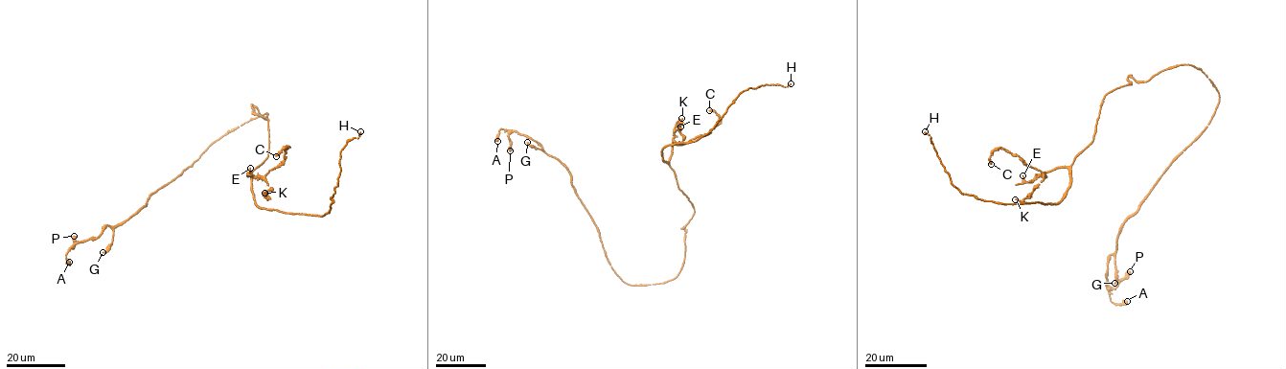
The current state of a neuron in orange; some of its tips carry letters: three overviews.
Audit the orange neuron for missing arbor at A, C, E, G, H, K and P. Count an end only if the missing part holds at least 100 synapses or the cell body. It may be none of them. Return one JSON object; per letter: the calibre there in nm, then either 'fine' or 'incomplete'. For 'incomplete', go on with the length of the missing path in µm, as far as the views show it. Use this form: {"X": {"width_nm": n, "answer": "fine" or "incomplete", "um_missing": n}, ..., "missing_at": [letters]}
{"A": {"width_nm": 700, "answer": "fine"}, "C": {"width_nm": 400, "answer": "fine"}, "E": {"width_nm": 180, "answer": "fine"}, "G": {"width_nm": 220, "answer": "fine"}, "H": {"width_nm": 280, "answer": "fine"}, "K": {"width_nm": 150, "answer": "fine"}, "P": {"width_nm": 480, "answer": "fine"}, "missing_at": []}

